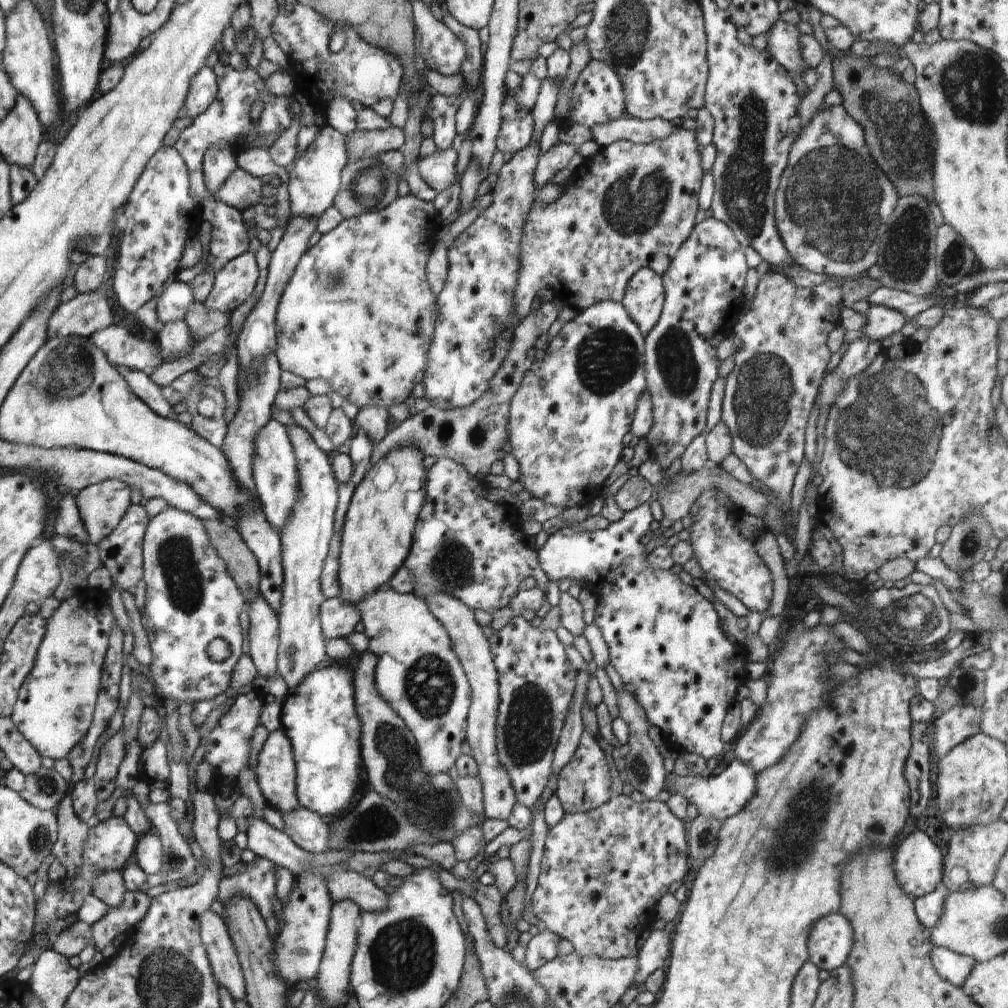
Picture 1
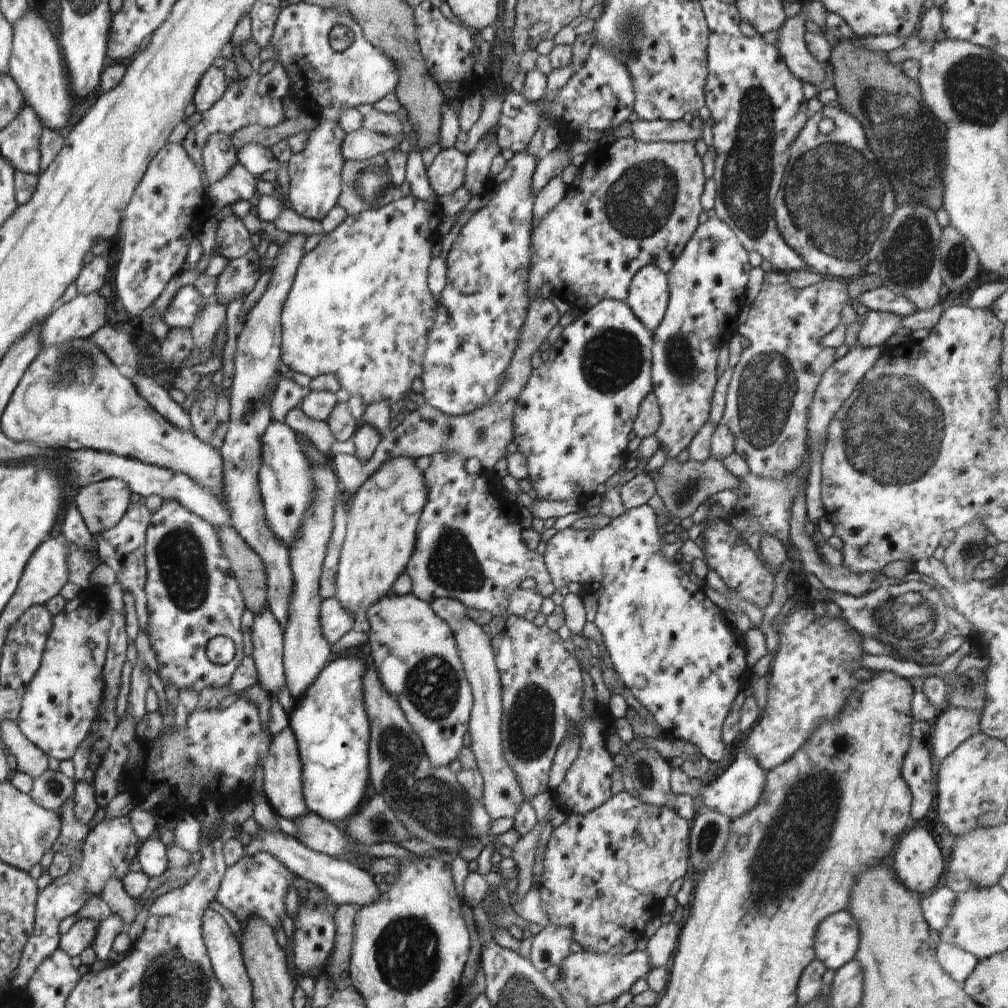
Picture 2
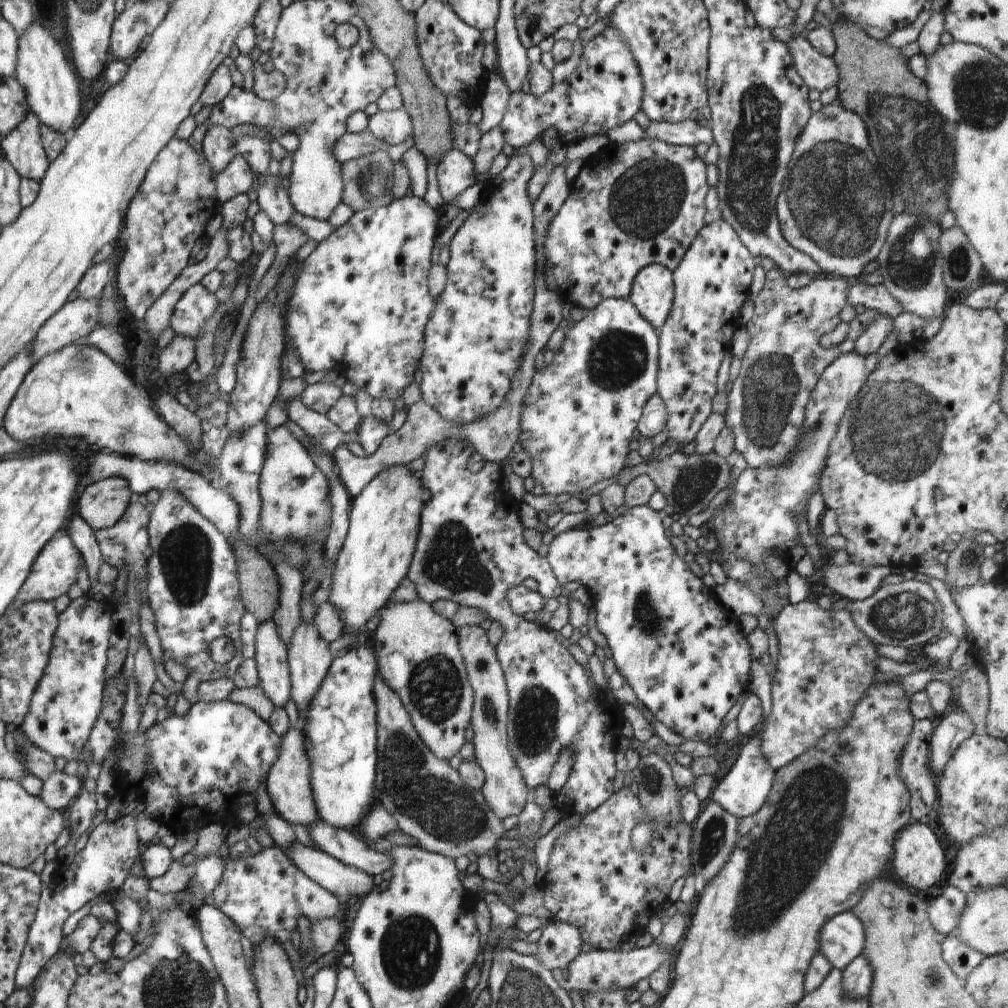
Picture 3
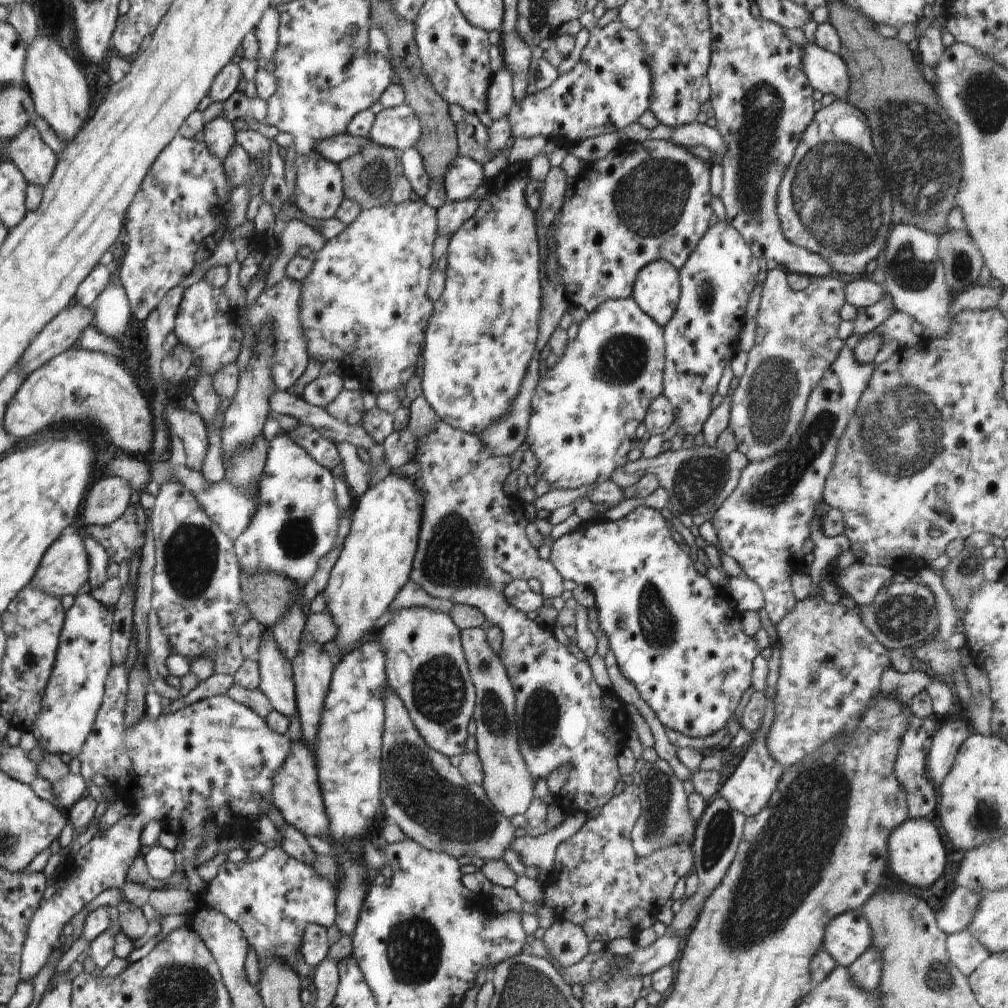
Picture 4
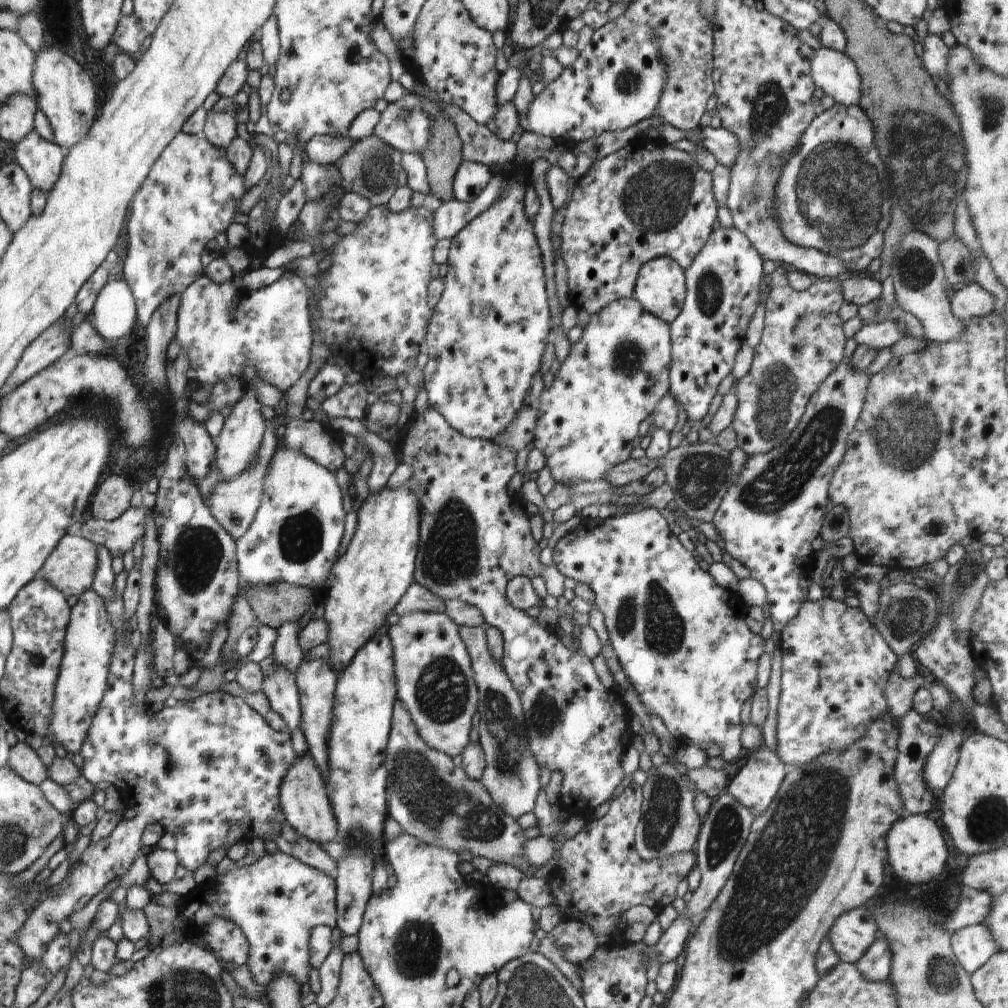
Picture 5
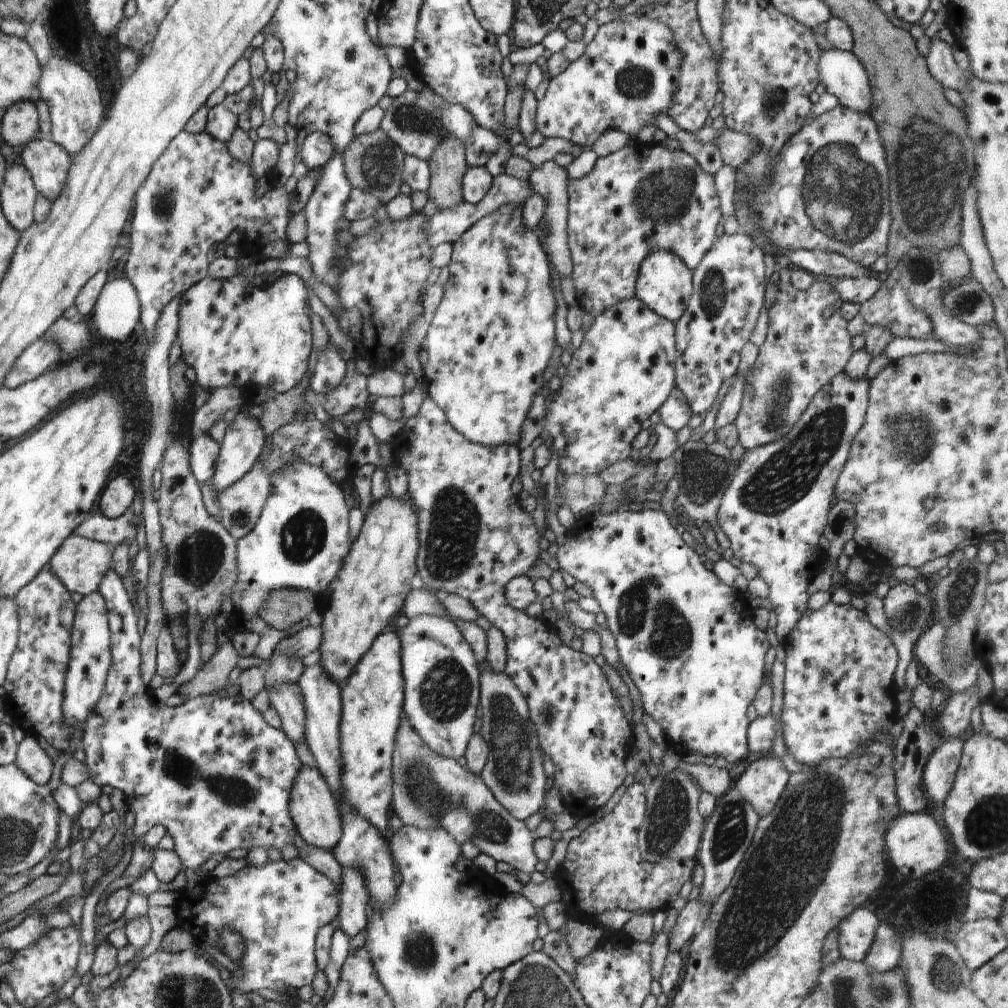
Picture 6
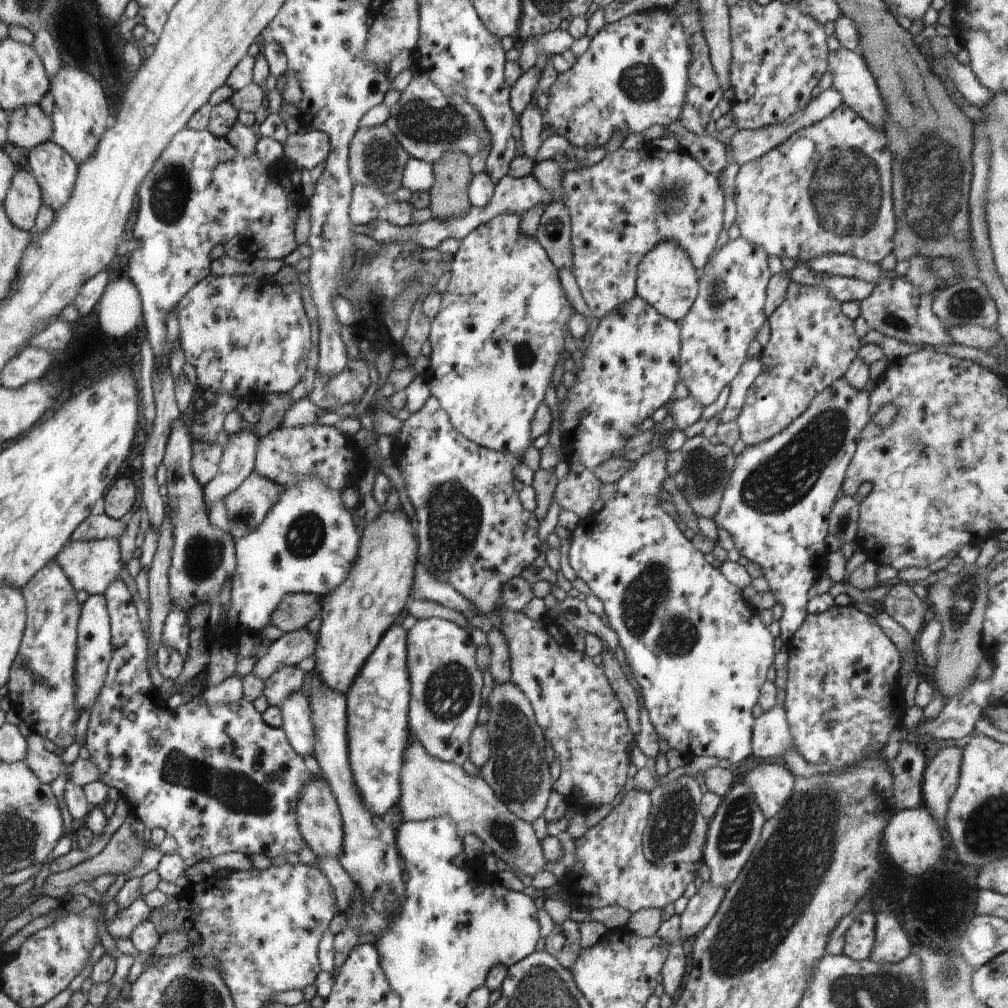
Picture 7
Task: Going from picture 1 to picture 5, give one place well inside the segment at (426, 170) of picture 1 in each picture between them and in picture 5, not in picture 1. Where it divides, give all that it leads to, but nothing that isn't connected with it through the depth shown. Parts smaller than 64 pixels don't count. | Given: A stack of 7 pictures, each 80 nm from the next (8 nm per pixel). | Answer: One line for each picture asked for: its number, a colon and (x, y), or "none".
2: (445, 174)
3: (454, 173)
4: (463, 176)
5: (470, 180)

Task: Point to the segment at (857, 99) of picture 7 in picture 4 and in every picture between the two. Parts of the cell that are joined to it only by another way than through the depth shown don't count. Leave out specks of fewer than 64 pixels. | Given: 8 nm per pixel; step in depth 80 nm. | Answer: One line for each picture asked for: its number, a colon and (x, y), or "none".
4: (826, 72)
5: (834, 72)
6: (843, 76)

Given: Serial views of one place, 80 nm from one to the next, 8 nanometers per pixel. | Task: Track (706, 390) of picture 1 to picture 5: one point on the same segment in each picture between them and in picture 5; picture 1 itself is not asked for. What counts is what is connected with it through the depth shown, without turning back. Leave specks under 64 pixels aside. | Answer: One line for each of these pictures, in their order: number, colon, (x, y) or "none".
2: (707, 283)
3: (711, 283)
4: (701, 338)
5: (723, 283)

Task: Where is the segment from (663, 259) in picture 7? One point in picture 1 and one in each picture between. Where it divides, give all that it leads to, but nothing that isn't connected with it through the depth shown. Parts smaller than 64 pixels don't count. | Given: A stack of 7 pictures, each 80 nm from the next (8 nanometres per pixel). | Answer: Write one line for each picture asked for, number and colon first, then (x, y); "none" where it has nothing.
1: (644, 296)
2: (648, 295)
3: (652, 292)
4: (657, 288)
5: (661, 285)
6: (664, 284)

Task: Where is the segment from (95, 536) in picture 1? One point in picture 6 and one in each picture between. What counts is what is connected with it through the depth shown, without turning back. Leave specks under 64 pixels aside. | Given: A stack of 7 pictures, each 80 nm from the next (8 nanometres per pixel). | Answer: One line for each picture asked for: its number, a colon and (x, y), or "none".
2: (102, 505)
3: (102, 504)
4: (109, 498)
5: (113, 498)
6: (117, 497)

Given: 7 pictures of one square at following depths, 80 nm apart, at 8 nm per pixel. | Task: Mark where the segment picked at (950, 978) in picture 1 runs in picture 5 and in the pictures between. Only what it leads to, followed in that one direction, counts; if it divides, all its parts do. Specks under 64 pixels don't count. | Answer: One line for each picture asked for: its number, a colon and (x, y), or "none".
2: (957, 963)
3: (962, 959)
4: (964, 951)
5: (974, 946)

